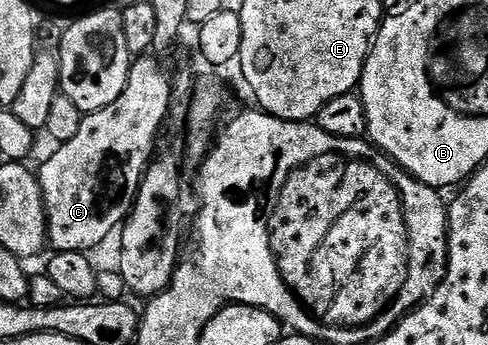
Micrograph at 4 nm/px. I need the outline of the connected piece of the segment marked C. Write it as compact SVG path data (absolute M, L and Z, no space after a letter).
M145 54L139 58L133 59L132 69L126 78L126 90L122 90L122 94L118 94L118 98L114 102L110 102L110 106L106 106L97 112L89 112L84 116L82 126L78 126L78 134L74 134L74 138L63 141L59 145L60 149L45 162L41 168L38 168L38 179L40 181L40 189L42 190L42 198L44 199L44 209L46 210L46 223L48 226L48 244L55 249L56 252L83 252L91 253L91 248L96 248L108 235L115 233L117 229L127 220L129 212L132 211L132 204L136 200L136 195L140 189L140 179L144 177L144 172L148 168L148 161L152 159L154 151L157 149L156 135L160 132L160 127L164 124L164 119L169 119L170 109L172 106L172 76L164 73L164 68L156 60L151 60L151 55Z

